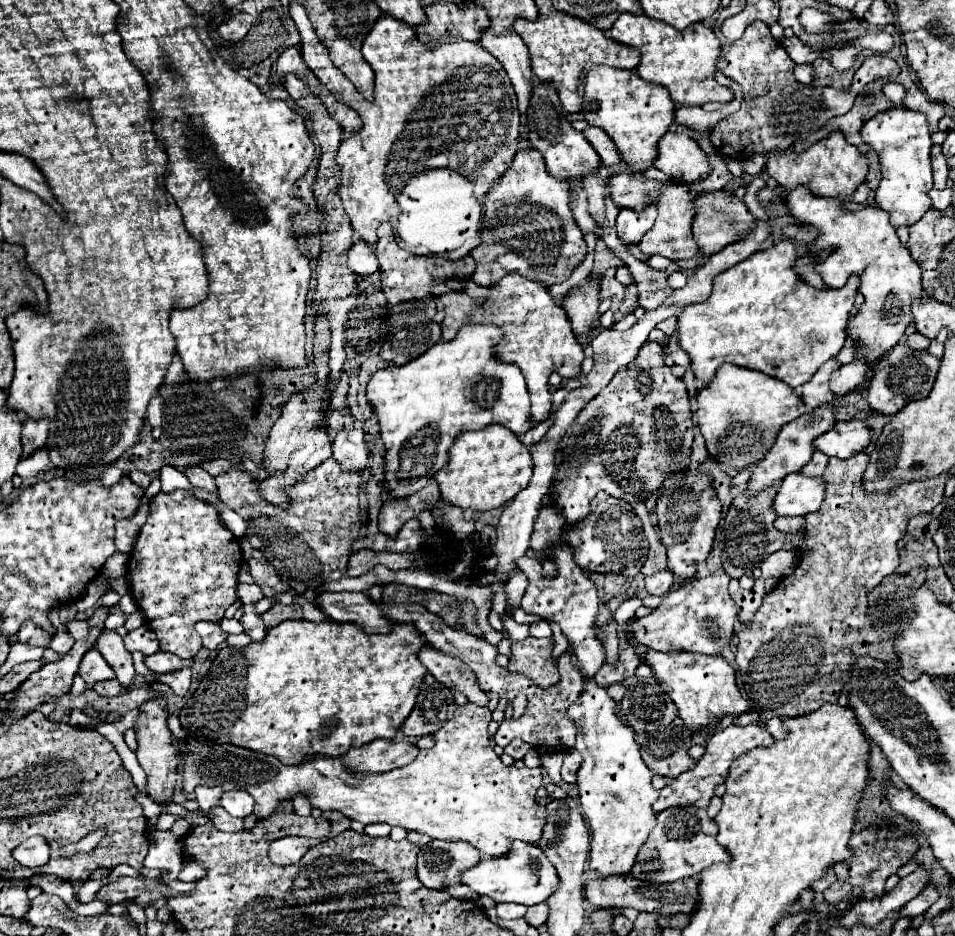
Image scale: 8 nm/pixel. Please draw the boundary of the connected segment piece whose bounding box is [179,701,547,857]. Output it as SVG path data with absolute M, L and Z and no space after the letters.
M471 701L455 709L455 715L451 721L447 721L435 735L435 745L431 749L419 751L413 763L401 769L393 769L389 773L379 775L357 775L345 769L341 759L331 757L317 757L309 759L297 767L287 767L275 757L265 757L263 753L255 753L249 749L241 749L235 745L205 745L203 749L189 745L189 753L181 759L179 773L183 777L183 791L193 793L197 785L221 785L225 791L229 789L245 789L255 799L255 815L259 819L271 815L279 801L283 801L287 795L307 793L313 807L321 811L341 811L349 819L361 821L361 823L389 823L399 825L409 831L427 833L431 839L443 839L443 841L467 841L473 847L477 847L483 857L501 857L509 855L513 841L525 841L537 845L541 839L541 829L547 819L547 809L541 807L535 801L535 793L543 783L543 771L541 769L527 769L527 767L507 767L501 763L499 755L493 751L489 743L487 725L491 723L491 711L489 707L479 707Z

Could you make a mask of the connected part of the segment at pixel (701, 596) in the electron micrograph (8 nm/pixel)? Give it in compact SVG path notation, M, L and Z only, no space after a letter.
M713 573L703 579L685 581L679 589L671 591L661 605L651 611L647 617L633 617L625 625L625 635L629 647L619 653L619 659L615 665L609 665L603 661L603 667L595 675L597 685L609 687L613 683L621 683L635 675L635 669L641 665L641 659L635 653L635 645L647 645L655 651L693 651L703 655L721 655L721 649L729 645L731 637L741 631L741 623L737 617L735 601L729 595L729 581L731 577L727 573Z

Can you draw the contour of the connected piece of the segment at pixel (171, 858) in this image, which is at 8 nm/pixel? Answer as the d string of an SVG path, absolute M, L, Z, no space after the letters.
M157 831L151 837L151 851L145 859L145 867L167 869L175 877L181 871L181 863L181 837L173 831Z

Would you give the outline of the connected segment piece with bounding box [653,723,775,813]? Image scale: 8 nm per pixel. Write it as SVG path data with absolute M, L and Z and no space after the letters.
M751 723L751 725L729 725L721 731L717 731L715 735L711 735L711 739L707 741L707 751L705 755L699 759L697 767L687 771L687 773L681 773L679 777L675 777L667 787L661 789L661 795L657 799L657 803L653 805L653 811L655 813L661 813L663 809L667 807L684 807L686 805L695 805L696 801L703 797L707 797L707 805L709 805L709 799L713 797L713 789L719 785L719 783L725 783L727 775L729 775L729 767L731 763L741 757L743 753L751 751L751 747L771 747L773 745L773 737L769 735L769 731L765 727L761 727L759 723Z

